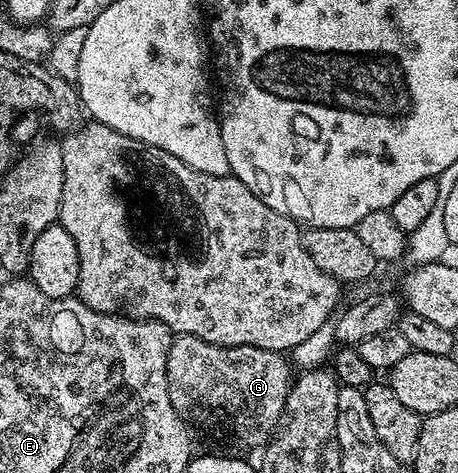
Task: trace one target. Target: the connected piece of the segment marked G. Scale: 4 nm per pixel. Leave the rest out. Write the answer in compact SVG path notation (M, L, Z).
M178 335L168 349L168 397L172 397L176 413L187 424L231 431L240 442L261 448L281 424L292 386L290 369L291 364L281 351L252 345L221 347L200 341L200 337Z

